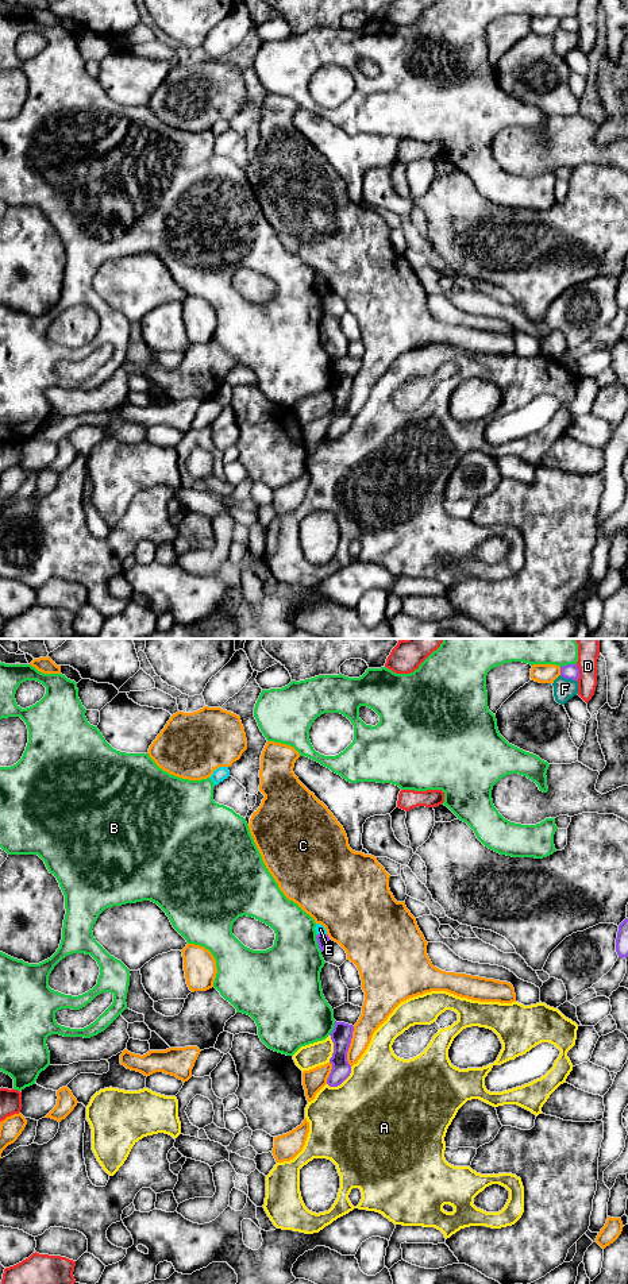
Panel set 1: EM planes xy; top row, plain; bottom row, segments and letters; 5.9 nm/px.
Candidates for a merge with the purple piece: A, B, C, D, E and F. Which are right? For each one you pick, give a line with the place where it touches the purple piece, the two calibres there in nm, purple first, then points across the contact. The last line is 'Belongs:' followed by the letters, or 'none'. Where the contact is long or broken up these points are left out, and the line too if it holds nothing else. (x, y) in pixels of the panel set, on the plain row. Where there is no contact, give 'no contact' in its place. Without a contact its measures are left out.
Belongs: none

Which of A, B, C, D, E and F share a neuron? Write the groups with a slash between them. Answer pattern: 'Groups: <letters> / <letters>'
Groups: A / B / C / D E / F

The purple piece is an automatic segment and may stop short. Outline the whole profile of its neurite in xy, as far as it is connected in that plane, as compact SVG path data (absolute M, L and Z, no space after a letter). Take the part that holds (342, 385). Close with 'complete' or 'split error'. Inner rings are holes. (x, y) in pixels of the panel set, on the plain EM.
M335 373L334 382L330 386L334 394L334 405L330 410L332 421L327 431L330 439L340 437L351 425L351 417L347 413L347 404L351 396L352 383L352 377Z; complete

